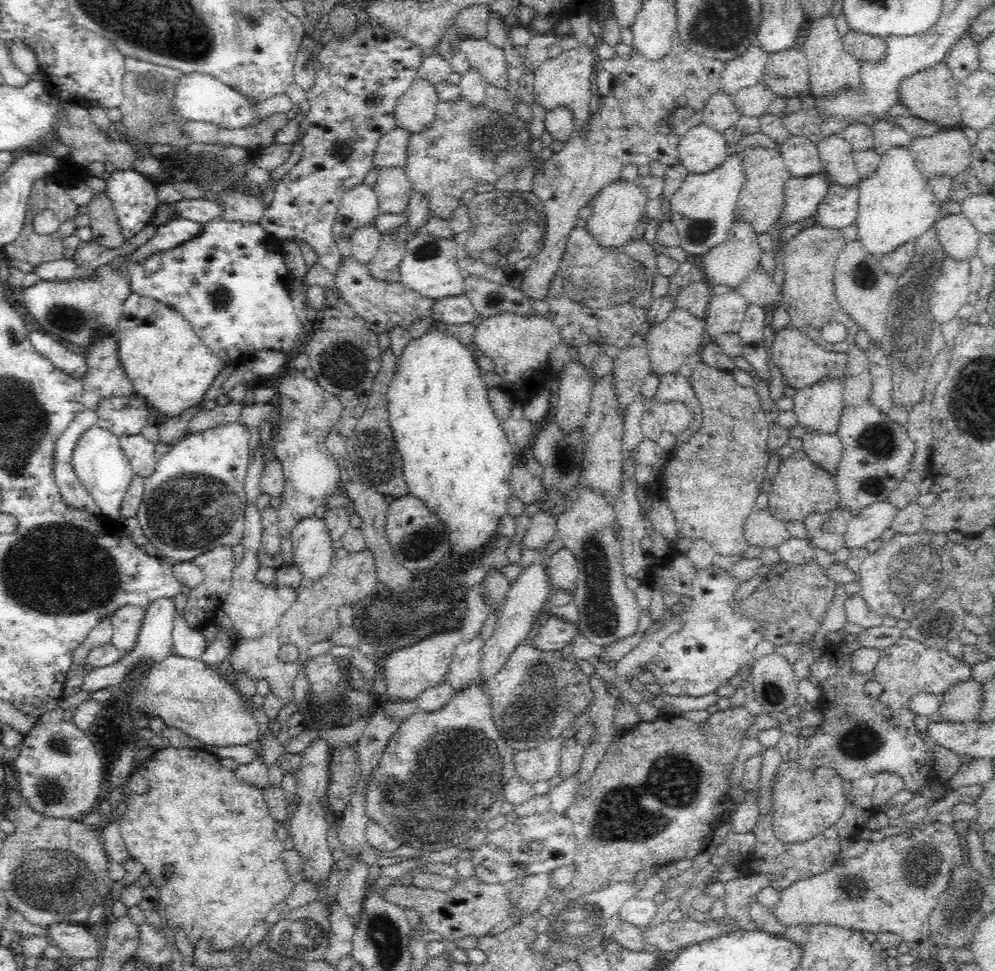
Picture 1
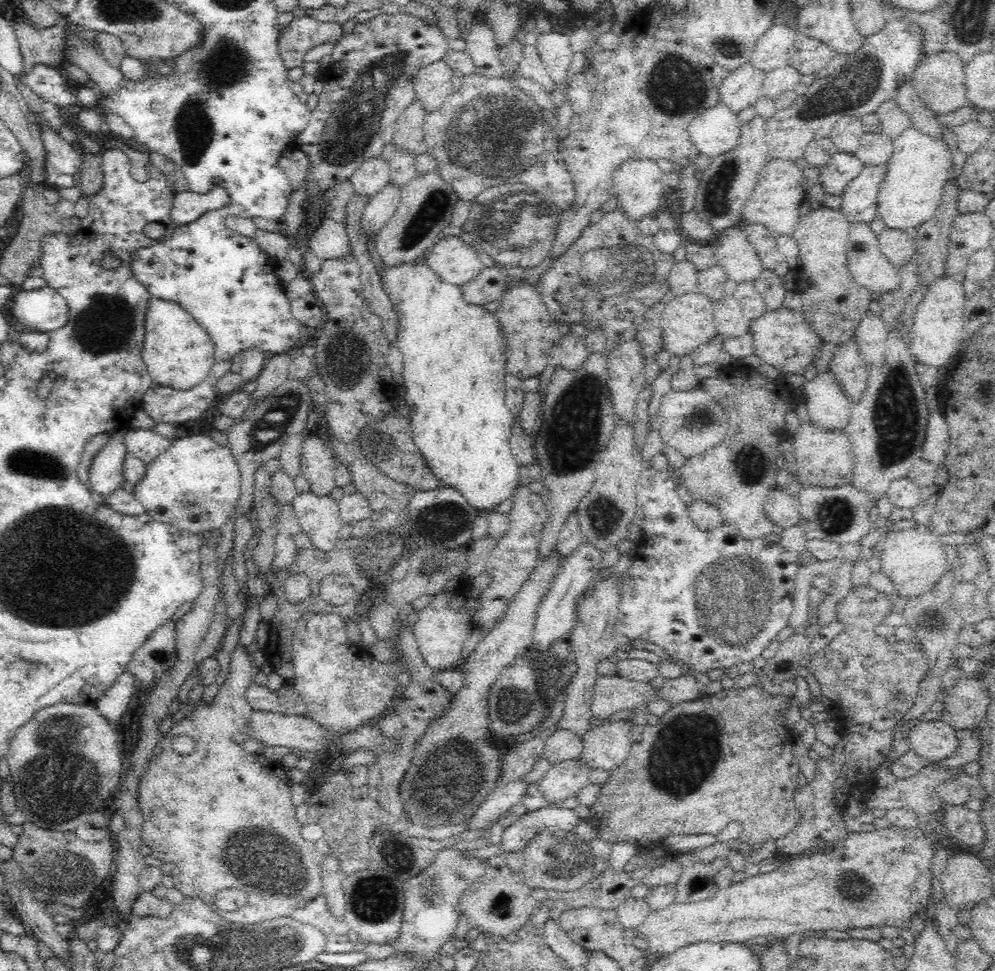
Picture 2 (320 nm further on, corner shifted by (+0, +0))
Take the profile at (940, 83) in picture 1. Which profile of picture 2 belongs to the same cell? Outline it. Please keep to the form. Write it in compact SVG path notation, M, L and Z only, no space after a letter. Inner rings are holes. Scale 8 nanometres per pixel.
M942 50L923 56L914 70L911 81L922 102L941 115L967 104L964 71L965 62L957 54Z

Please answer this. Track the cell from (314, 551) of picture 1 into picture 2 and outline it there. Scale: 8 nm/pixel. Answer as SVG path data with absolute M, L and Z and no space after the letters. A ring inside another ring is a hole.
M309 489L298 492L291 504L295 510L301 530L306 532L308 538L312 540L313 546L322 552L332 550L336 546L336 540L338 540L338 531L344 524L341 521L339 503L330 497L330 493L324 496L318 496Z

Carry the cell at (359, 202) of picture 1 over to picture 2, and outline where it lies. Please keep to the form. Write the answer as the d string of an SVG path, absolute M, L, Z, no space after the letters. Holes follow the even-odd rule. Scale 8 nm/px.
M382 156L366 160L351 177L354 193L372 197L391 181L390 164Z

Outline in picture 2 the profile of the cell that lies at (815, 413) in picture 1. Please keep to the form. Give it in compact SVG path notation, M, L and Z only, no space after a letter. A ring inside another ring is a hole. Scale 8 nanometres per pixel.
M853 338L838 345L828 367L835 372L835 377L846 396L854 400L864 394L869 366L861 359L858 345Z

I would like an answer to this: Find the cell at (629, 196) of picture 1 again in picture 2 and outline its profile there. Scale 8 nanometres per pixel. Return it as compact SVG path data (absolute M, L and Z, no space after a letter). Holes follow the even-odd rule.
M629 159L614 171L613 182L615 195L618 197L618 207L622 207L628 219L638 221L644 216L656 212L661 206L661 197L667 189L661 168L652 159Z

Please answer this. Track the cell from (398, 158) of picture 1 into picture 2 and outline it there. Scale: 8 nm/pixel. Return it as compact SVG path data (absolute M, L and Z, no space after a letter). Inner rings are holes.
M415 99L396 121L393 143L397 149L410 151L414 155L423 154L428 150L424 140L423 124L427 110Z

